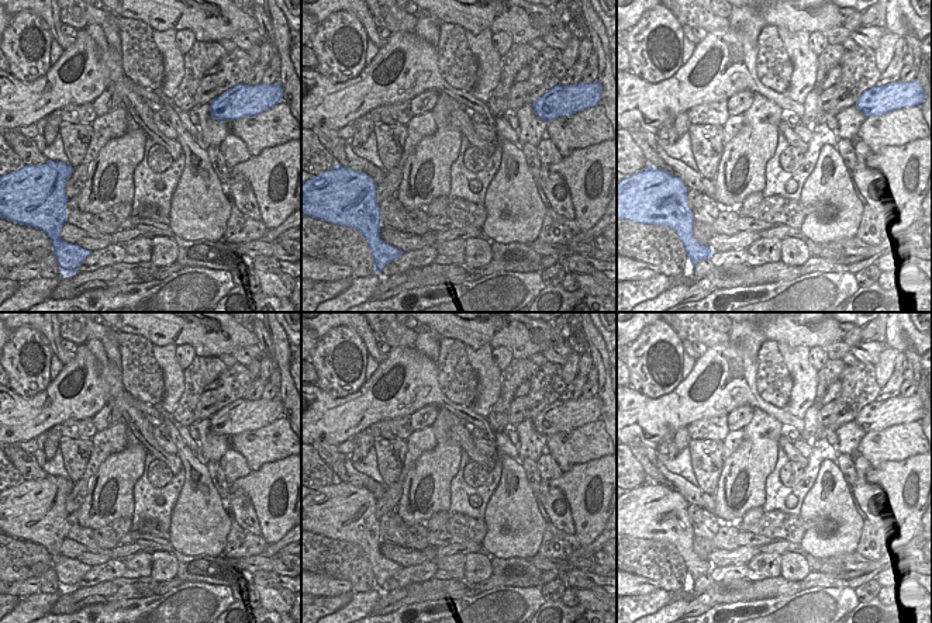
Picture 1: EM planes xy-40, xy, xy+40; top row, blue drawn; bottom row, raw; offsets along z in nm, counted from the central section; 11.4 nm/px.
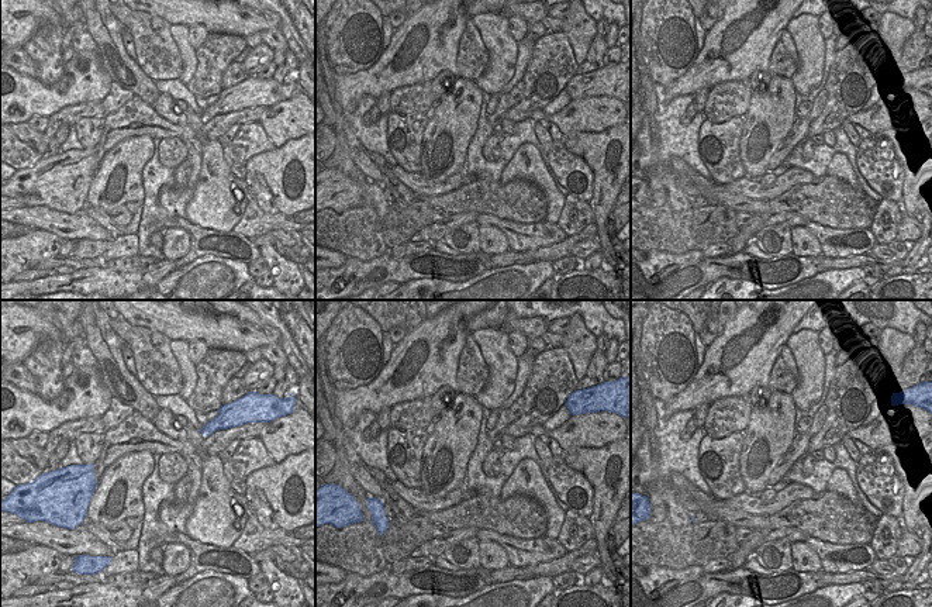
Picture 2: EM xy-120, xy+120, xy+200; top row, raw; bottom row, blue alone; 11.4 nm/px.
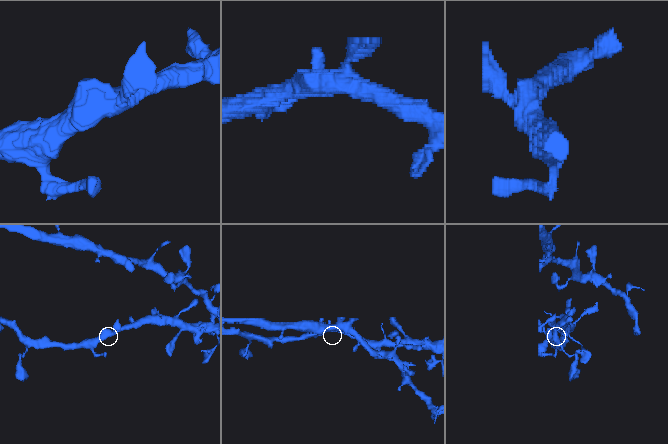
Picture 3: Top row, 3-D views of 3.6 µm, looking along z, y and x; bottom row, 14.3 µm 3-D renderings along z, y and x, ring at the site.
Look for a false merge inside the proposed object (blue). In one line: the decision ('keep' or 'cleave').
cleave

